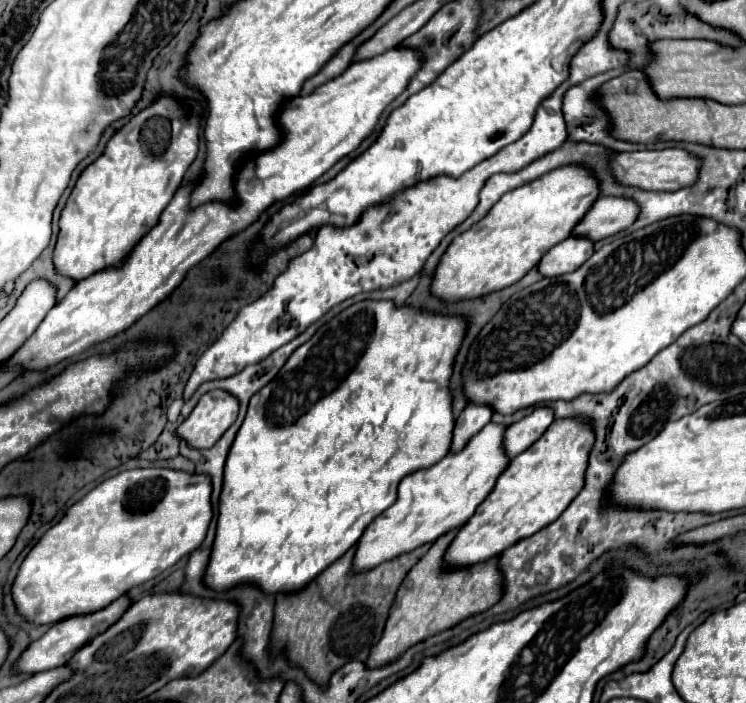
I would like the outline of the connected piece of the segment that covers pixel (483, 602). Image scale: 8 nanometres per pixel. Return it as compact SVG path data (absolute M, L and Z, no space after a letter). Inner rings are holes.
M452 530L446 536L442 536L440 540L436 540L430 546L430 550L420 558L420 562L402 580L402 584L396 592L396 598L392 602L392 608L388 612L384 632L382 632L378 644L374 644L370 648L366 668L380 668L380 666L386 666L386 664L398 660L410 646L424 642L426 638L440 634L440 632L456 626L458 622L488 610L490 606L494 606L500 600L502 574L496 570L498 556L490 558L482 564L470 566L470 568L460 568L460 570L452 570L452 572L442 570L442 556L444 556L448 544L452 542L452 538L456 536L456 532L458 530Z

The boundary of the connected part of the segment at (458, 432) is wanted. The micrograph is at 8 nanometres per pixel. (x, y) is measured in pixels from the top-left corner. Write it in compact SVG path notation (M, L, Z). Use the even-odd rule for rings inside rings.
M468 404L456 420L450 452L460 452L468 444L468 440L490 422L490 418L492 410L484 408L484 404Z

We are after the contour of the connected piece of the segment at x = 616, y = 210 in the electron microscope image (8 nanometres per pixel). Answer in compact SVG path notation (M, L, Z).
M600 198L574 226L572 236L592 242L626 230L636 220L636 206L628 198Z

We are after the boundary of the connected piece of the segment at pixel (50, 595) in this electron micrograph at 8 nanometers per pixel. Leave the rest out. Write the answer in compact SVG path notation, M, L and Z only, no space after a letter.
M164 468L126 470L104 480L72 504L62 520L44 532L44 536L28 552L12 582L16 612L36 626L54 624L64 618L102 610L124 596L130 588L152 580L202 544L212 520L210 494L212 486L208 476Z

